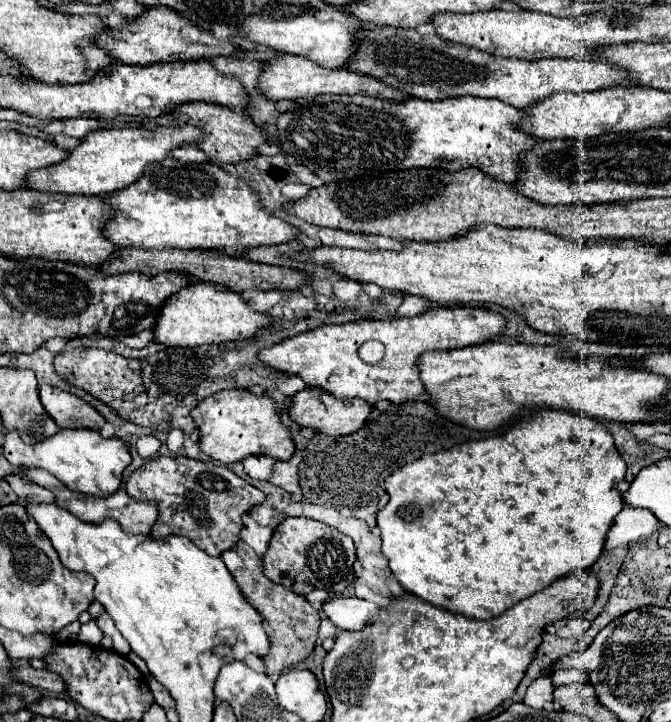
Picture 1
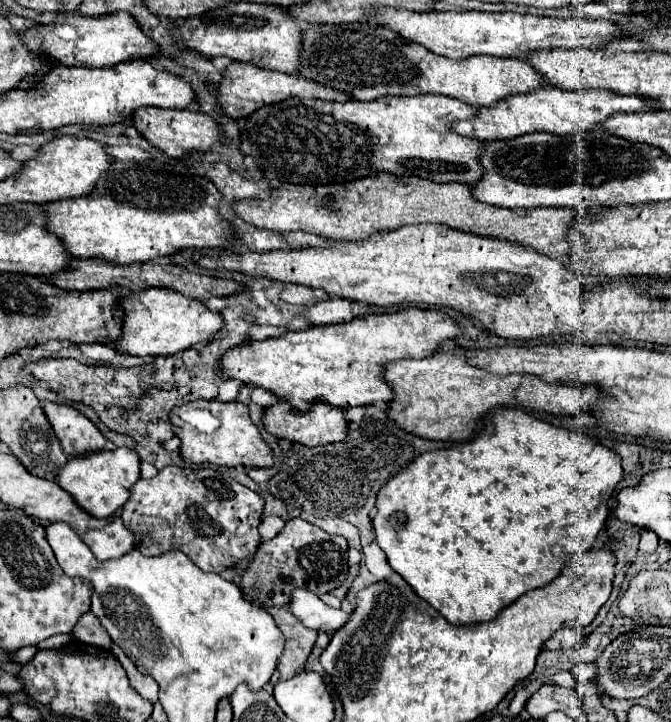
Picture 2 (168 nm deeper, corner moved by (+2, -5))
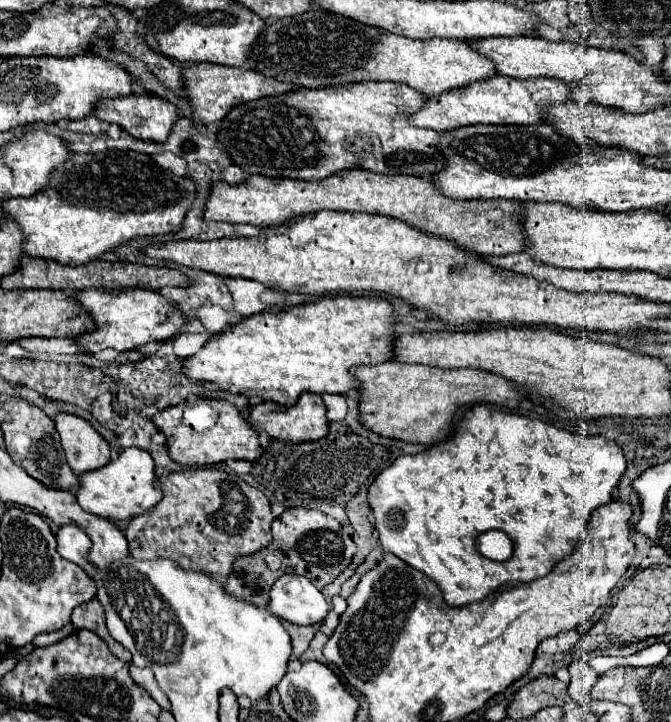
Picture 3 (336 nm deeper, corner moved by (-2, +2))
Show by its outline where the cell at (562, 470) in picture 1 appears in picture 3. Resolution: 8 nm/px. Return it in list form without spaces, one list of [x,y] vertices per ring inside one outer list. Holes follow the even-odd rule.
[[[478,404],[478,406],[472,406],[464,412],[464,418],[456,424],[454,436],[450,436],[448,440],[444,440],[444,442],[424,450],[424,452],[418,452],[414,456],[400,456],[388,468],[384,468],[368,488],[368,504],[372,508],[374,528],[380,534],[382,548],[386,552],[398,556],[400,560],[408,562],[416,570],[424,572],[428,578],[436,580],[450,606],[464,606],[464,604],[484,600],[492,590],[496,590],[498,586],[502,586],[506,582],[530,582],[530,580],[536,580],[536,578],[542,578],[544,574],[548,574],[564,558],[564,540],[578,542],[582,538],[592,512],[598,506],[608,504],[608,500],[612,498],[612,490],[616,488],[624,470],[626,470],[626,458],[624,458],[620,446],[616,446],[616,442],[608,442],[602,436],[578,436],[578,434],[566,432],[566,430],[560,430],[552,424],[540,422],[540,420],[532,420],[532,418],[518,416],[518,414],[508,414],[508,412],[502,412],[494,406],[480,406]],[[488,530],[502,530],[510,536],[510,540],[514,544],[514,554],[508,560],[496,562],[496,560],[488,560],[486,556],[480,554],[480,550],[476,546],[476,538]]]

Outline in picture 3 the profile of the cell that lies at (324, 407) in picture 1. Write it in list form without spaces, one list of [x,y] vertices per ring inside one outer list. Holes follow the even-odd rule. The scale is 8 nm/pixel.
[[[304,392],[298,398],[298,402],[294,406],[290,406],[290,408],[278,406],[278,404],[272,404],[272,402],[256,404],[256,406],[250,408],[248,424],[256,432],[266,432],[272,440],[294,442],[294,444],[298,444],[298,442],[310,442],[310,440],[320,440],[328,432],[326,406],[324,406],[322,398],[318,394],[312,394],[312,392]]]

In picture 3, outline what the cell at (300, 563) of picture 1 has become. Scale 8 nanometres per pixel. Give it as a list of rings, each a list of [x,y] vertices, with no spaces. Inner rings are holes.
[[[302,506],[284,510],[272,522],[272,534],[274,534],[274,540],[270,546],[266,546],[264,550],[252,556],[240,556],[234,562],[228,582],[224,586],[228,594],[236,596],[238,600],[250,602],[258,608],[266,606],[270,586],[282,574],[306,576],[318,590],[322,590],[350,564],[356,552],[356,544],[332,516],[320,510],[308,510]]]

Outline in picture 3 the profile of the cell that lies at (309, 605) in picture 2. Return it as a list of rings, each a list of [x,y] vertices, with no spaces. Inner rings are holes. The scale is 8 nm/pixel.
[[[284,574],[272,584],[266,608],[276,618],[298,626],[318,624],[330,610],[322,592],[308,578],[296,574]]]

